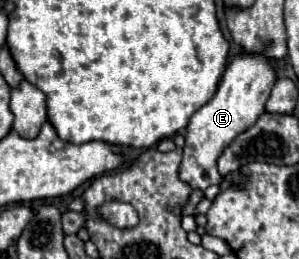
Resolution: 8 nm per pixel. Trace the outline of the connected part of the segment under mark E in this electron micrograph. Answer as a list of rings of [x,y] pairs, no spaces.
[[[244,53],[238,55],[222,75],[214,97],[200,107],[188,127],[186,127],[186,143],[182,147],[182,163],[180,163],[180,179],[188,183],[192,189],[206,189],[210,185],[220,185],[222,175],[218,173],[216,161],[222,151],[234,141],[240,133],[256,123],[256,119],[264,113],[264,105],[270,97],[272,85],[276,83],[274,69],[270,67],[270,59],[260,53]]]

